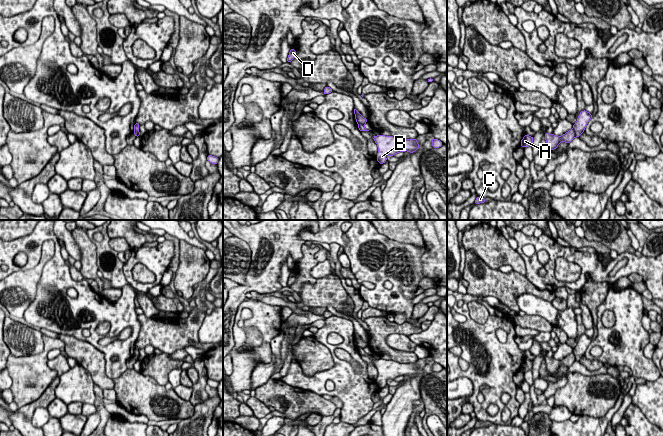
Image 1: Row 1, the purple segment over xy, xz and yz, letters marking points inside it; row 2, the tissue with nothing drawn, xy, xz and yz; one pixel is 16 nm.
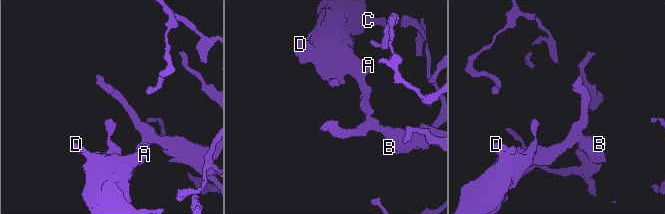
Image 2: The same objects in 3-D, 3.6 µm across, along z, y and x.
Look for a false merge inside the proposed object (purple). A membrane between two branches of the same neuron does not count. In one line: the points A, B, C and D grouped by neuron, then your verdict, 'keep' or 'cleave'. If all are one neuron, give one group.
A C D / B; cleave

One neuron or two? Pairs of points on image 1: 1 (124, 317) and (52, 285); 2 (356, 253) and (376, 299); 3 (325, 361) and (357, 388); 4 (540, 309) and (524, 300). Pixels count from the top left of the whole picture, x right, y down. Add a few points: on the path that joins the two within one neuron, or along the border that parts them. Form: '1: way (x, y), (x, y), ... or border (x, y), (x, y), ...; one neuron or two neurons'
1: way (106, 310), (77, 308), (68, 299); one neuron
2: way (361, 264), (377, 283), (377, 288); one neuron
3: border (324, 344), (334, 364), (310, 375); two neurons
4: way (536, 306), (528, 303); one neuron

